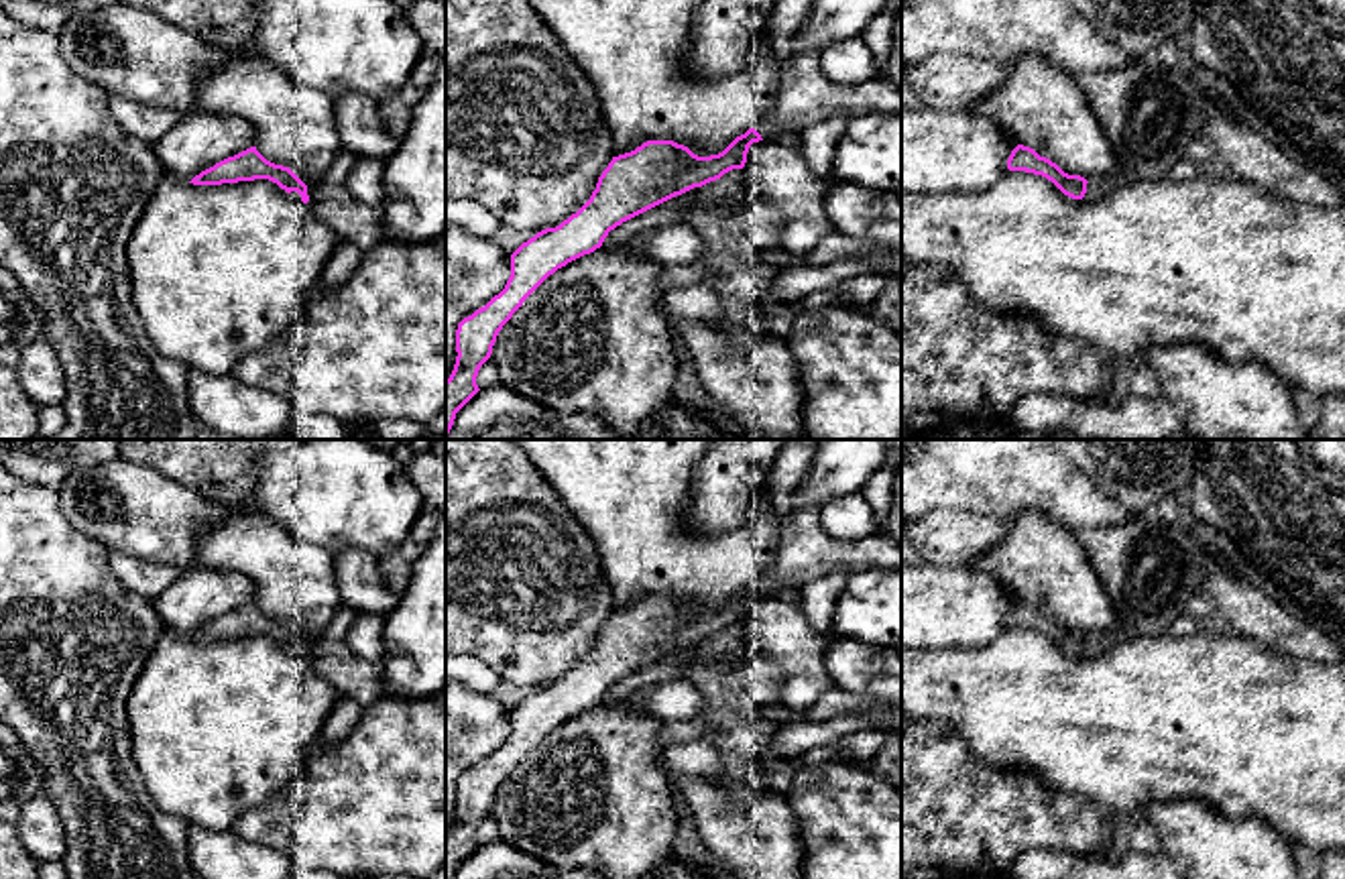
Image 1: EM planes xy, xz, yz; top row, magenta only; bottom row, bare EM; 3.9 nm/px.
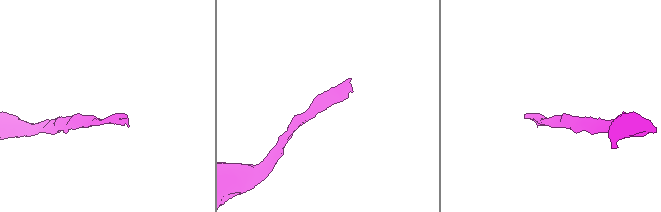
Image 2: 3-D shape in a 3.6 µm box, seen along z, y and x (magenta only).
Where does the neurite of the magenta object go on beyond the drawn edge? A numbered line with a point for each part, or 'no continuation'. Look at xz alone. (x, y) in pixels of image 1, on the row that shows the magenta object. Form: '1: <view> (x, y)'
1: xz (806, 96)

